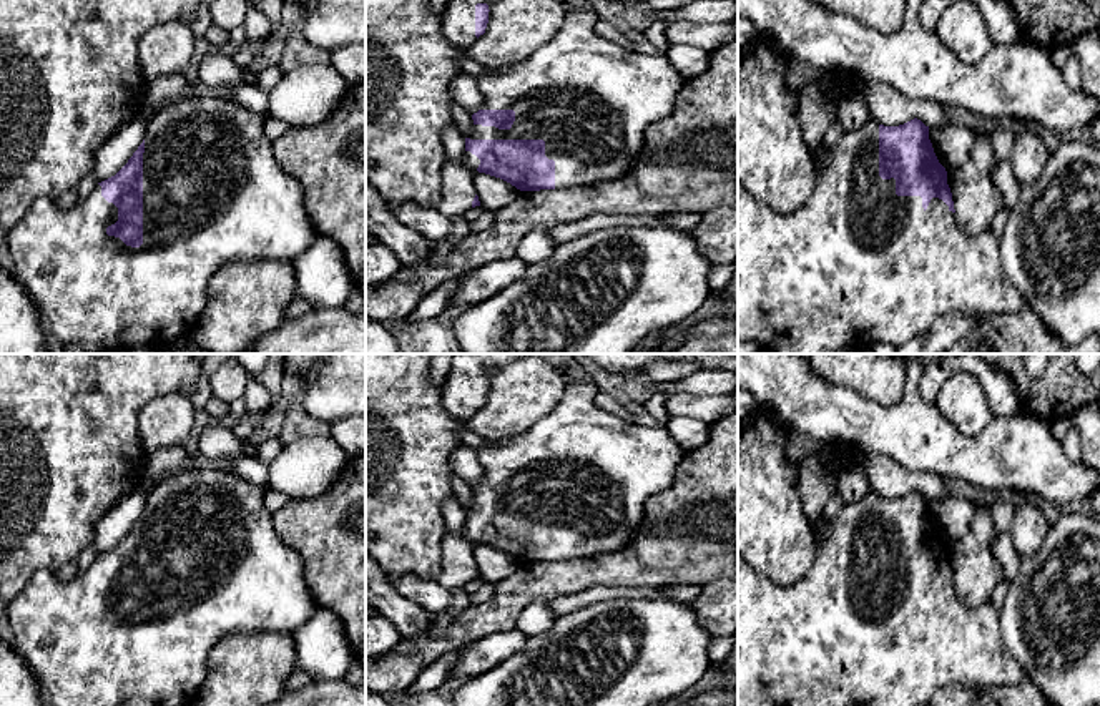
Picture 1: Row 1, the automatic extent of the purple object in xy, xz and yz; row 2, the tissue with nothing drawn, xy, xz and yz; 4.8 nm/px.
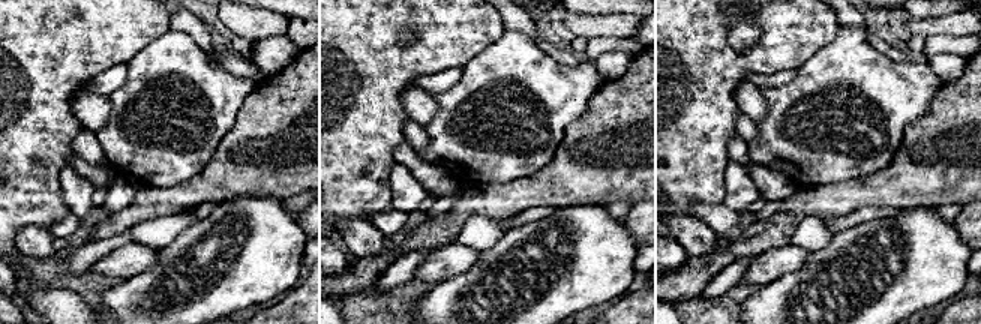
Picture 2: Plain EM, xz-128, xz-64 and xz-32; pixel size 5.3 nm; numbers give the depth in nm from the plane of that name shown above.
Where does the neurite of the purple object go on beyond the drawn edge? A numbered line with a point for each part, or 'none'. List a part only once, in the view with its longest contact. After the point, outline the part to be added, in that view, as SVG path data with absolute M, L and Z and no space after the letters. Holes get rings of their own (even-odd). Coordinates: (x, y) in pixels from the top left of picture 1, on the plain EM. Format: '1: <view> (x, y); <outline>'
1: xy (213, 565); M196 465L176 477L166 478L146 495L143 525L143 616L126 618L120 610L108 608L106 600L118 593L118 580L101 568L101 558L73 580L61 583L56 573L38 570L20 591L7 601L8 625L15 651L32 666L38 684L48 693L53 706L191 706L206 674L211 648L229 635L284 633L292 636L317 610L302 571L302 558L277 535L271 512L263 503L264 487L256 485L223 467Z

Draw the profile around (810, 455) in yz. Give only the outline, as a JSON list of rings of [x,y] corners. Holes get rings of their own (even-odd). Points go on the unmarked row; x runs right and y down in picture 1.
[[[801,432],[788,435],[786,452],[789,462],[799,470],[799,493],[804,512],[818,518],[836,492],[839,470],[829,465],[831,444]]]

